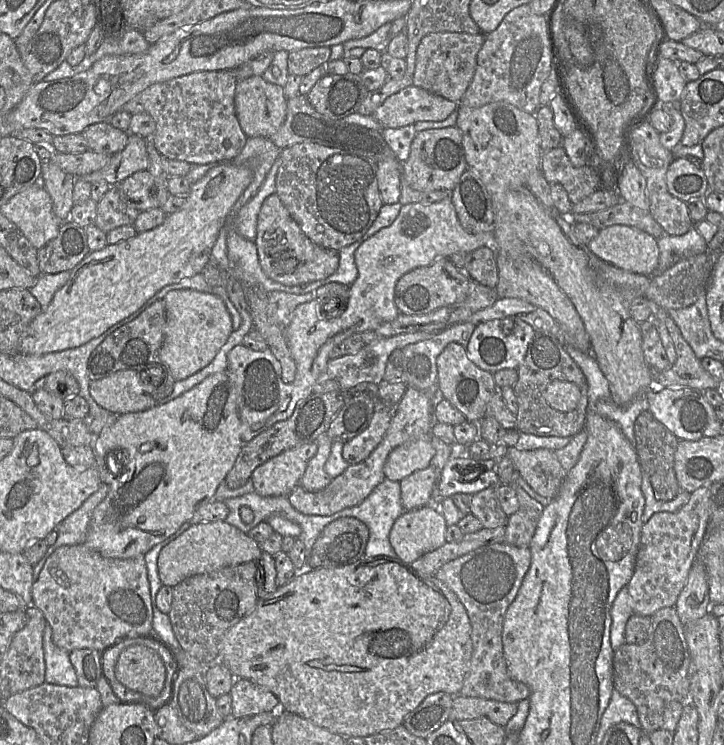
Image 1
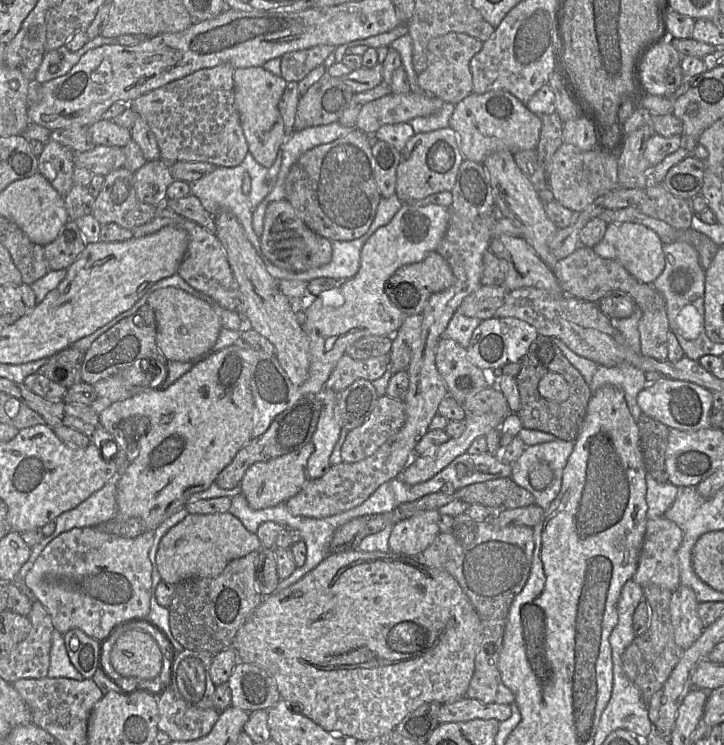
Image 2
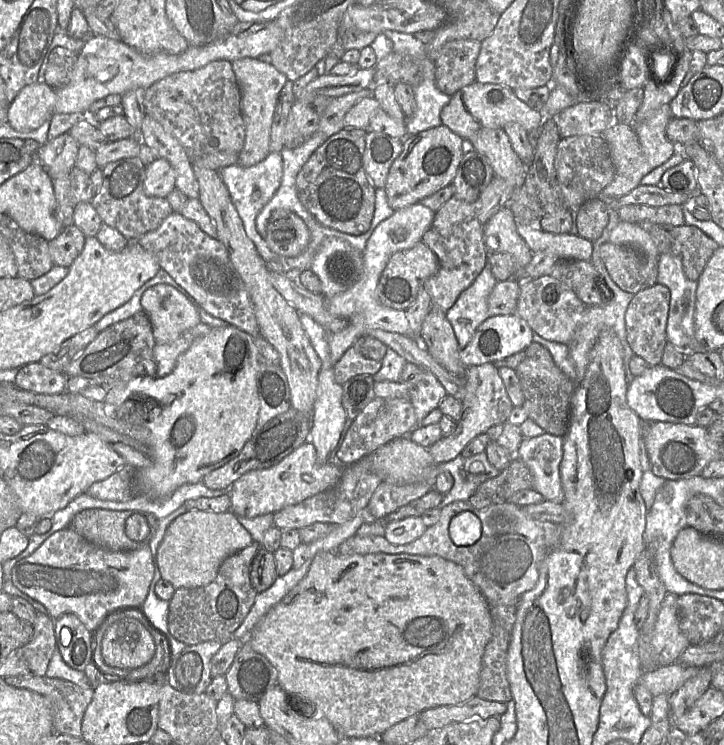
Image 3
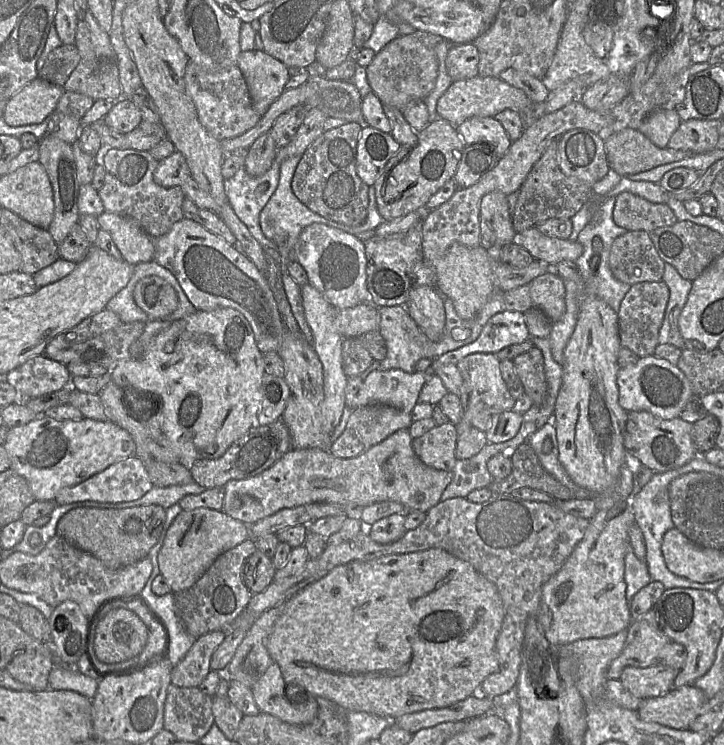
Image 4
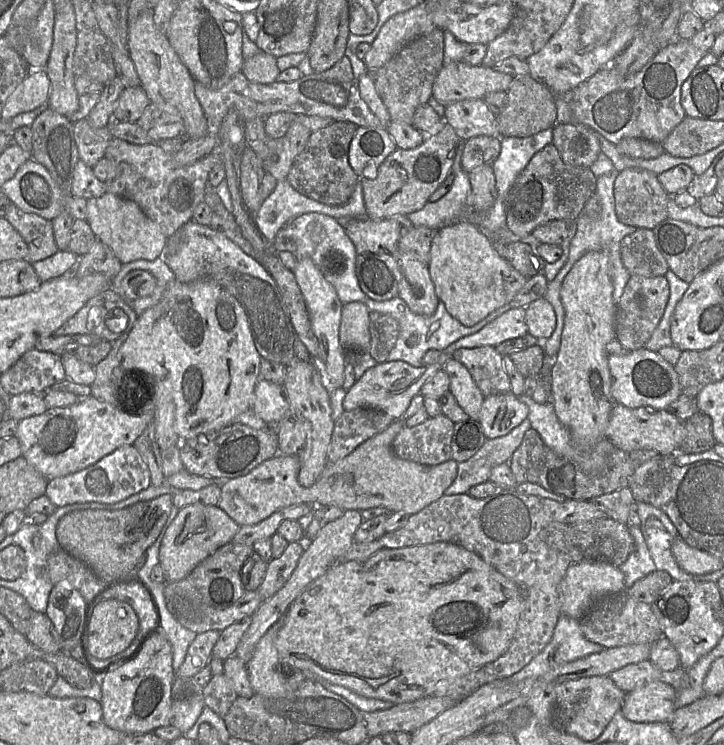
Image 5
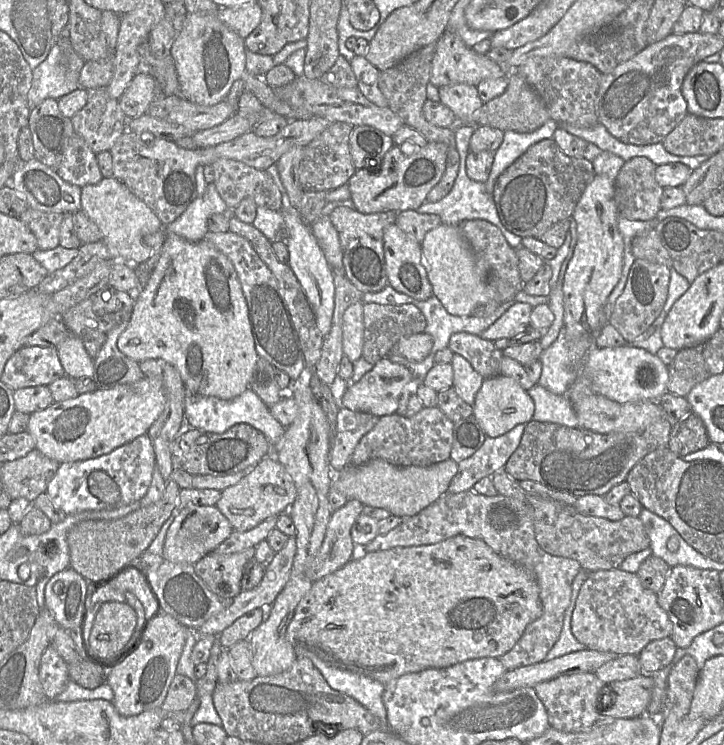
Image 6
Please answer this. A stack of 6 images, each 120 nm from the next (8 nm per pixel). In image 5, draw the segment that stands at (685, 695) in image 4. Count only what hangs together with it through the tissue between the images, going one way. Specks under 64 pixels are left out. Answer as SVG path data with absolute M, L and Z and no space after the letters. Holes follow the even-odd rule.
M667 680L651 682L626 693L620 712L637 723L669 723L675 710L677 691Z

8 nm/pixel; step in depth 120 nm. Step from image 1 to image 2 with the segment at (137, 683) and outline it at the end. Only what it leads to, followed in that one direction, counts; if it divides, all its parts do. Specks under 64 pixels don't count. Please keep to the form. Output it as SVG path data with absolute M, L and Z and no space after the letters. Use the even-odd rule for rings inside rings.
M128 630L115 641L110 652L110 663L122 677L153 679L164 665L163 654L156 640L140 630Z

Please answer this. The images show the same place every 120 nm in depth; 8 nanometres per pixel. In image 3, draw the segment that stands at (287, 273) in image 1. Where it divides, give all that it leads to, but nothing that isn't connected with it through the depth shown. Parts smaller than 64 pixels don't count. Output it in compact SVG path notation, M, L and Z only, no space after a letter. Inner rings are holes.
M285 209L271 213L265 241L273 253L286 258L296 257L307 248L309 240L309 229L298 215Z

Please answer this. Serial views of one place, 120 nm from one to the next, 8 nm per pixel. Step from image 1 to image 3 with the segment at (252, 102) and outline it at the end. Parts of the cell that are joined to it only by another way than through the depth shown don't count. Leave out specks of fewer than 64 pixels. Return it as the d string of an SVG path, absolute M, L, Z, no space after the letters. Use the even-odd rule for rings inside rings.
M241 58L232 62L233 71L241 93L241 111L244 120L245 141L238 154L237 164L250 167L263 161L270 153L270 129L274 117L278 96L288 81L272 63L258 58Z

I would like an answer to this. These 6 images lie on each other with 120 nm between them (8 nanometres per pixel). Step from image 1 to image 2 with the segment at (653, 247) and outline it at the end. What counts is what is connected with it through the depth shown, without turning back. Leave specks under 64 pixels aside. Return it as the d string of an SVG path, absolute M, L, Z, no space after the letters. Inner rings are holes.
M622 222L608 224L604 237L592 250L603 258L620 263L638 281L651 284L665 265L662 245L657 233L650 228L638 223Z

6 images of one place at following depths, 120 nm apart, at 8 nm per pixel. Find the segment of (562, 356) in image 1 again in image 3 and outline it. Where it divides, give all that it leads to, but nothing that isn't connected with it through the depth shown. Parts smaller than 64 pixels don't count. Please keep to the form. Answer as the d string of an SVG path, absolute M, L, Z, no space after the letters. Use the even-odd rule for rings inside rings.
M533 342L525 352L526 357L516 368L524 395L522 407L525 408L528 418L545 432L564 438L570 425L571 398L576 382L561 371L550 352L541 344Z

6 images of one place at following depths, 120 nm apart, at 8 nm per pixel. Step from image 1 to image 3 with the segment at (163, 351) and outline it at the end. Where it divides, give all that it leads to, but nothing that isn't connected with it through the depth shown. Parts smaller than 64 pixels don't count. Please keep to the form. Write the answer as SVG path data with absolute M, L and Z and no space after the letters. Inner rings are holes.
M169 284L147 289L141 298L156 343L167 344L201 323L198 310L179 290Z

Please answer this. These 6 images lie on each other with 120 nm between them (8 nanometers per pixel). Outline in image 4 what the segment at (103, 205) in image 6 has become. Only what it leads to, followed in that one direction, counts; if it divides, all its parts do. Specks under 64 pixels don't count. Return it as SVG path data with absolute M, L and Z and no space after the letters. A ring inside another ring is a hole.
M104 211L97 217L98 225L107 231L124 260L132 265L150 262L155 257L155 242L132 218Z

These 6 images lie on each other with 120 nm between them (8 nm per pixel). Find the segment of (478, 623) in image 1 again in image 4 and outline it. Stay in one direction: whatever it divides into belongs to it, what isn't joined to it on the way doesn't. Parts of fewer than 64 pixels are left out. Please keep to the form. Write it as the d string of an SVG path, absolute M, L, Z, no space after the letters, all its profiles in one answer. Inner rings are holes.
M511 493L493 494L483 503L473 503L463 497L441 500L426 512L426 518L417 528L407 530L395 542L377 543L364 528L350 540L337 545L326 545L318 558L308 558L297 573L273 581L265 590L252 595L246 610L260 615L285 603L341 564L369 561L389 554L441 548L470 563L477 572L496 585L501 597L504 619L495 645L498 668L483 680L479 689L483 696L491 698L516 686L527 620L539 607L543 585L561 569L584 537L588 524L588 519L565 513L555 503L523 500Z

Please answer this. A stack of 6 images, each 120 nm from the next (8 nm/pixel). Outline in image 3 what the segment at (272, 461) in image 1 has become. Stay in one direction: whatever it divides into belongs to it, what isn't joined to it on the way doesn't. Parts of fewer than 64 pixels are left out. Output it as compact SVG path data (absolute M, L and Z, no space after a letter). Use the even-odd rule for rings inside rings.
M306 441L277 465L268 469L251 470L238 478L228 489L231 500L230 511L244 518L274 514L334 486L345 466L332 459L320 463L314 445Z

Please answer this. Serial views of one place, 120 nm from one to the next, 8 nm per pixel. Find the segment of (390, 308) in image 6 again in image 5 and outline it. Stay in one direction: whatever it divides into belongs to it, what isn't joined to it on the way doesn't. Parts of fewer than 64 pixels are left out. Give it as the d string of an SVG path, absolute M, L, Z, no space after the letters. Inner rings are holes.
M371 311L369 312L369 333L369 354L377 363L386 362L399 335L397 320L390 315Z

